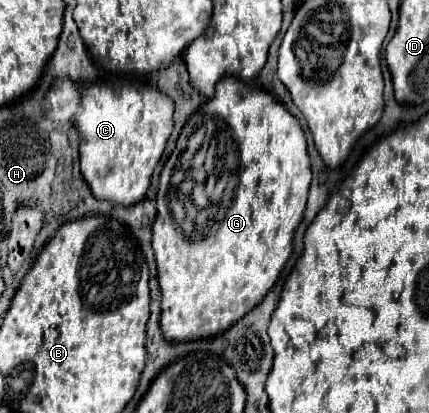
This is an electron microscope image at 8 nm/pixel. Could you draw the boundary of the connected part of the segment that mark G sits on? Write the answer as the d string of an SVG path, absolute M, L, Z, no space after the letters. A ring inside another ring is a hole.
M222 78L216 96L190 118L184 130L192 130L192 136L186 142L178 138L176 152L164 166L170 182L166 186L166 178L160 178L164 186L158 188L158 214L152 226L162 288L160 322L168 342L222 334L262 302L292 254L294 232L304 218L312 180L308 144L298 120L270 92L246 88L240 80ZM190 144L218 144L216 220L172 218L172 188L180 188L176 166Z

